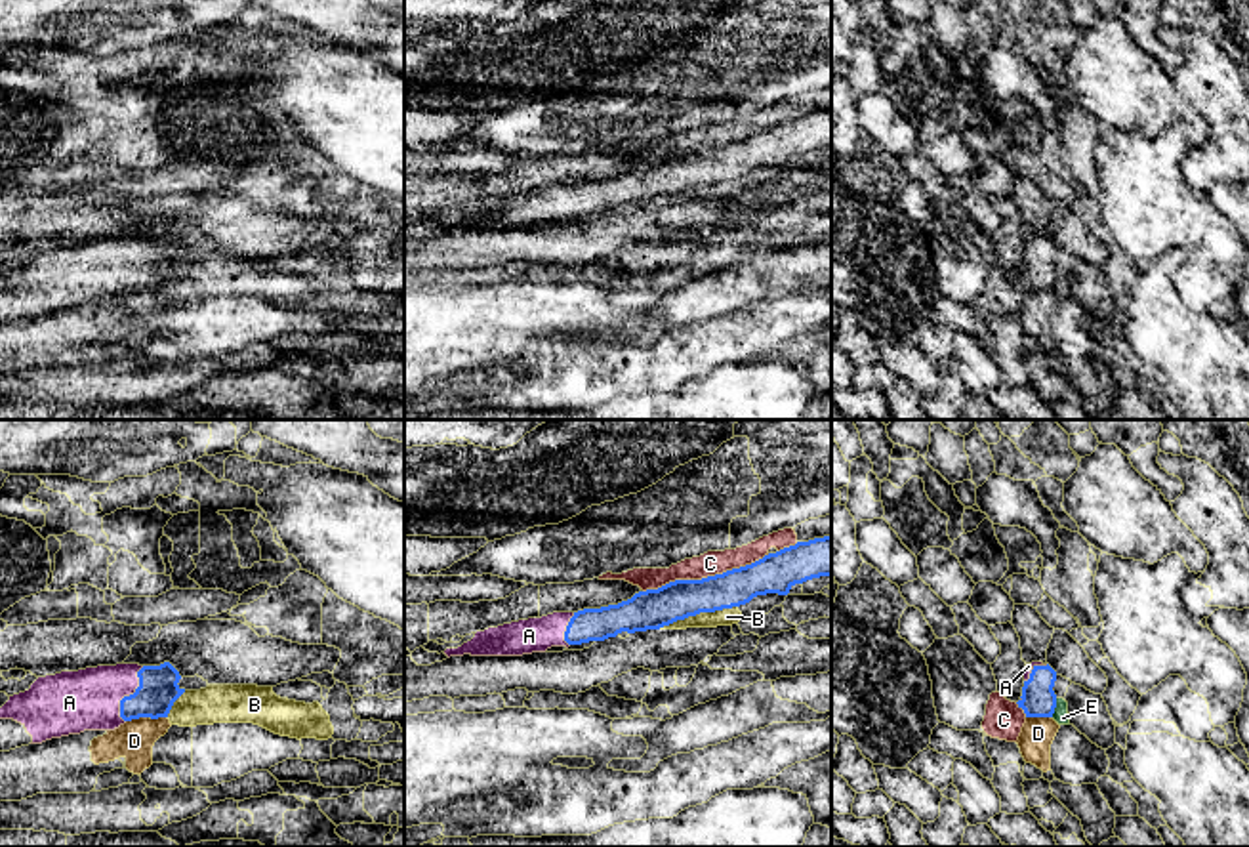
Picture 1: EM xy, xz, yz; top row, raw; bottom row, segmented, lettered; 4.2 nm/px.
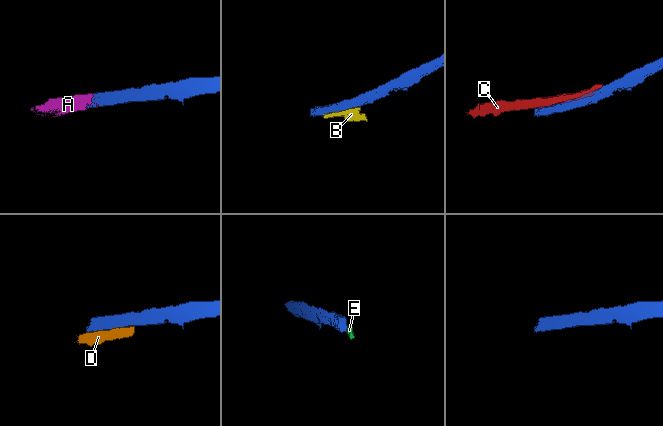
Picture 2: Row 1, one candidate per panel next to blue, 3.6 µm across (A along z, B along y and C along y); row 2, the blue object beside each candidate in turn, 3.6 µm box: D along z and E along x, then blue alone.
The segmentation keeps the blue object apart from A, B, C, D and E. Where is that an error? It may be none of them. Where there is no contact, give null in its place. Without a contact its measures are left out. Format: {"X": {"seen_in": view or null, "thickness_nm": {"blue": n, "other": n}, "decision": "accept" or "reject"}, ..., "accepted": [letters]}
{"A": {"seen_in": "xy", "thickness_nm": {"blue": 170, "other": 260}, "decision": "accept"}, "B": {"seen_in": "xz", "thickness_nm": {"blue": 170, "other": 80}, "decision": "reject"}, "C": {"seen_in": "xz", "thickness_nm": {"blue": 160, "other": 100}, "decision": "reject"}, "D": {"seen_in": "xy", "thickness_nm": {"blue": 170, "other": 160}, "decision": "reject"}, "E": {"seen_in": "yz", "thickness_nm": {"blue": 140, "other": 70}, "decision": "reject"}, "accepted": ["A"]}

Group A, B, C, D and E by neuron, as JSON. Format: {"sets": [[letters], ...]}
{"sets": [["A"], ["B", "E"], ["C"], ["D"]]}

